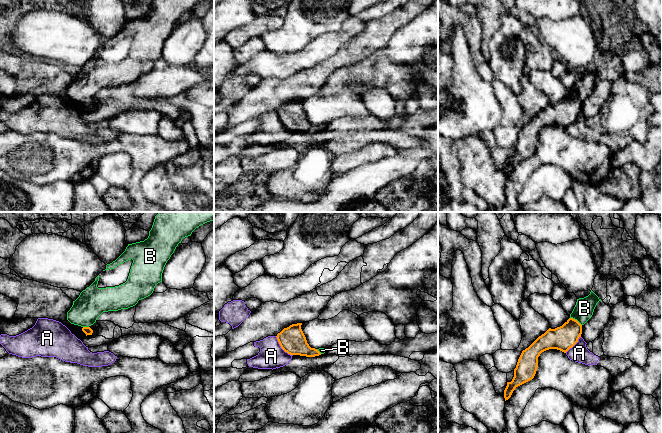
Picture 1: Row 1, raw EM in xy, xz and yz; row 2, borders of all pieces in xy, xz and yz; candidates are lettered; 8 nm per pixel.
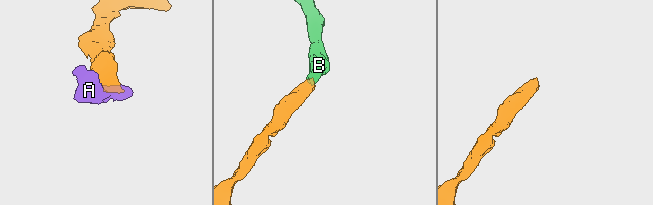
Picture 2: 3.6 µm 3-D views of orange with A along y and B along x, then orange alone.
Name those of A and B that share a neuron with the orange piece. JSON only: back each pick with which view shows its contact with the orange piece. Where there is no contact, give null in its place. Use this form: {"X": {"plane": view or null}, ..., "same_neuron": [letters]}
{"B": {"plane": "yz"}, "same_neuron": ["B"]}

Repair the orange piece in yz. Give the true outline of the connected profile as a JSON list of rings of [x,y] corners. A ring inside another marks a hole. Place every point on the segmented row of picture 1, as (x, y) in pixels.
[[[591,290],[584,298],[577,299],[570,318],[560,327],[549,328],[539,336],[528,348],[522,351],[511,382],[507,382],[504,390],[505,401],[516,387],[532,380],[538,367],[538,357],[549,349],[557,349],[566,353],[581,337],[582,326],[592,317],[597,303],[601,299]]]

